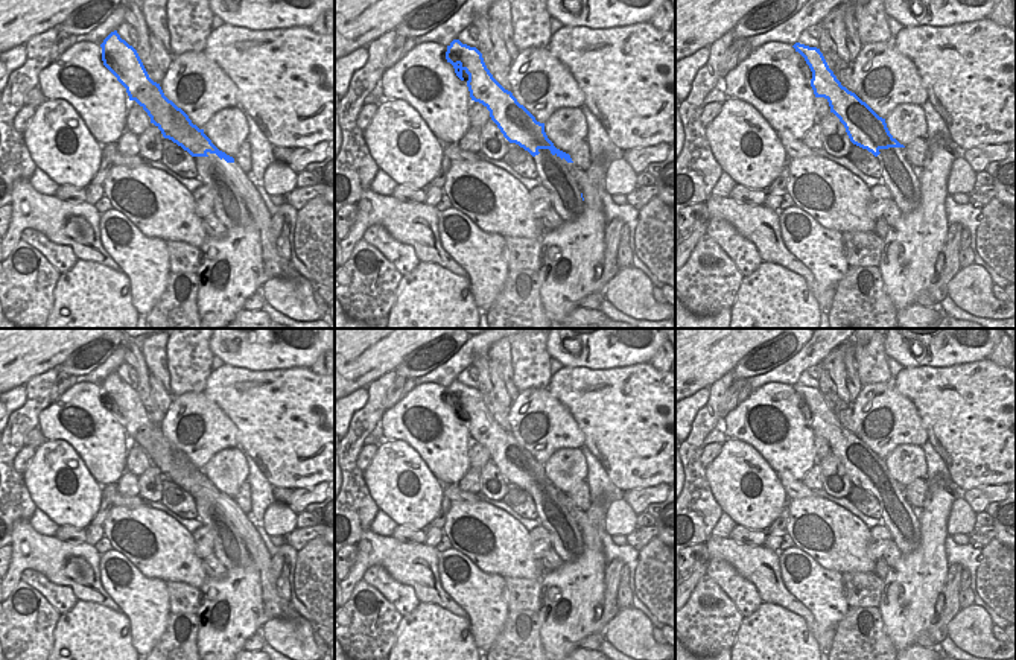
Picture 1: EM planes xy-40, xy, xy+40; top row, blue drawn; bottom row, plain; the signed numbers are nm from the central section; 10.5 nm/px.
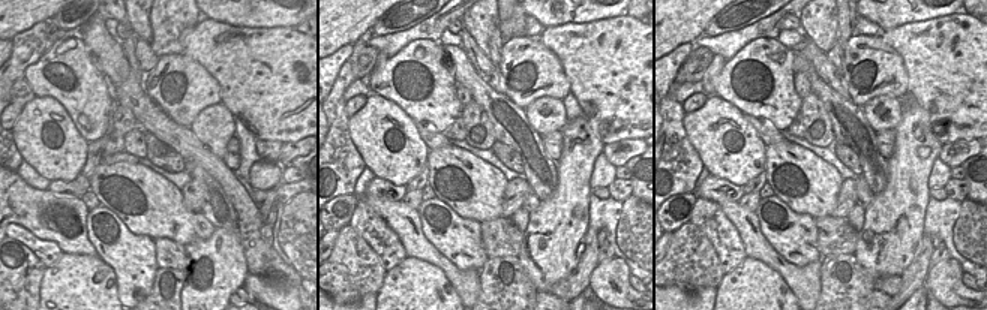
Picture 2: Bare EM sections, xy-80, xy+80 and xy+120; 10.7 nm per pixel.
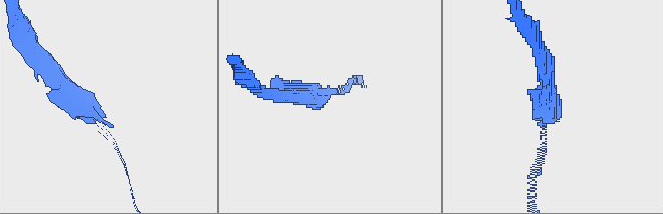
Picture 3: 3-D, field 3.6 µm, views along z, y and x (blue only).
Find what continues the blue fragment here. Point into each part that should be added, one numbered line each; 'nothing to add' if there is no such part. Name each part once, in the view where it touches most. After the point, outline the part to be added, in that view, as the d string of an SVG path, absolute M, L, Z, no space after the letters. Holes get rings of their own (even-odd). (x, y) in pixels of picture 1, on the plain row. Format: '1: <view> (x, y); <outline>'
1: xy (566, 539); M538 490L538 496L532 497L538 520L551 534L552 547L563 563L576 561L586 544L581 538L579 528L566 506L563 506L549 490Z

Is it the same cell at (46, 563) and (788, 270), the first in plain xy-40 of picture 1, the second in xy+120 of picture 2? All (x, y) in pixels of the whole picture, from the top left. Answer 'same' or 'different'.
same

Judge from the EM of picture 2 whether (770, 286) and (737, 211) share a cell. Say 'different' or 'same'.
different

